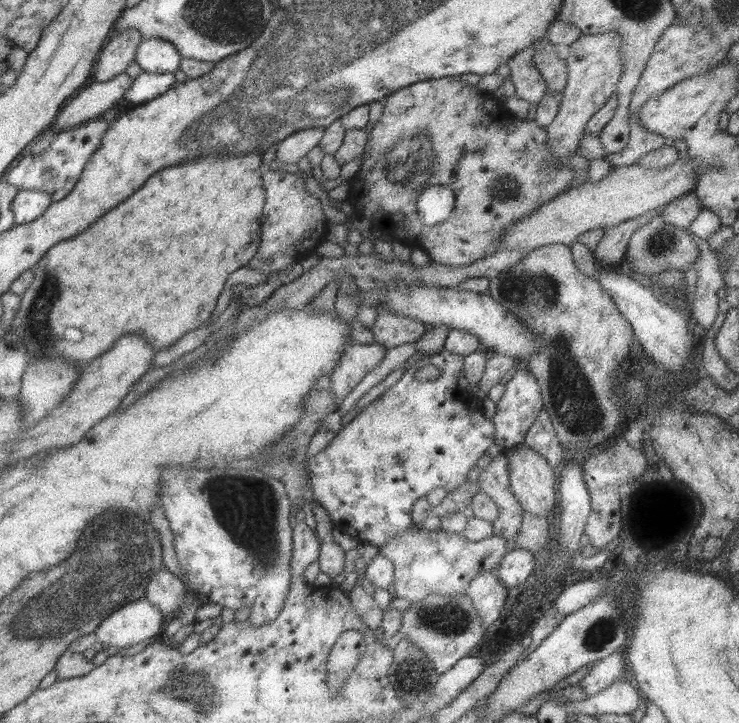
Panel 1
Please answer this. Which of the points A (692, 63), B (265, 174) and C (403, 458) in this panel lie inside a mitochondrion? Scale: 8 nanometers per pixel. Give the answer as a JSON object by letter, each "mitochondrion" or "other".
{"A":"other","B":"other","C":"mitochondrion"}

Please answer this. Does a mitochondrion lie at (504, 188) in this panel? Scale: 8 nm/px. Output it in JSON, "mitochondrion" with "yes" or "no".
{"mitochondrion":"yes"}

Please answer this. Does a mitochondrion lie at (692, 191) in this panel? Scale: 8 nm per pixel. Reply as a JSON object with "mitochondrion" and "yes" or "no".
{"mitochondrion":"no"}

